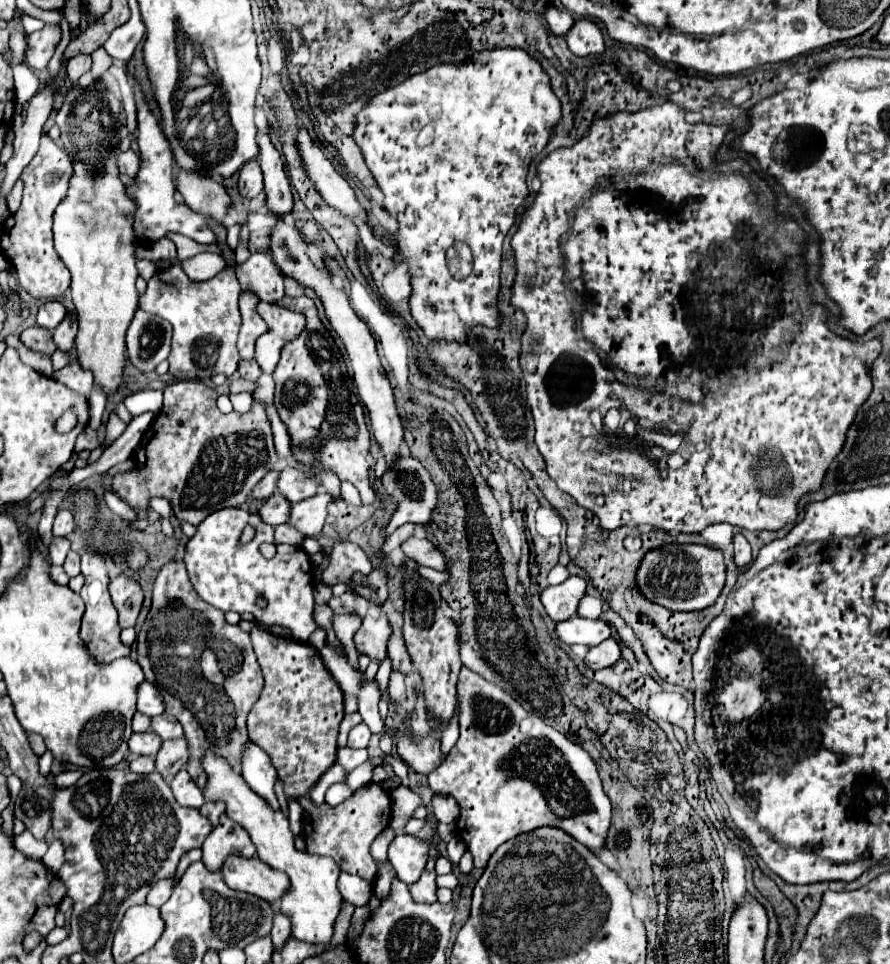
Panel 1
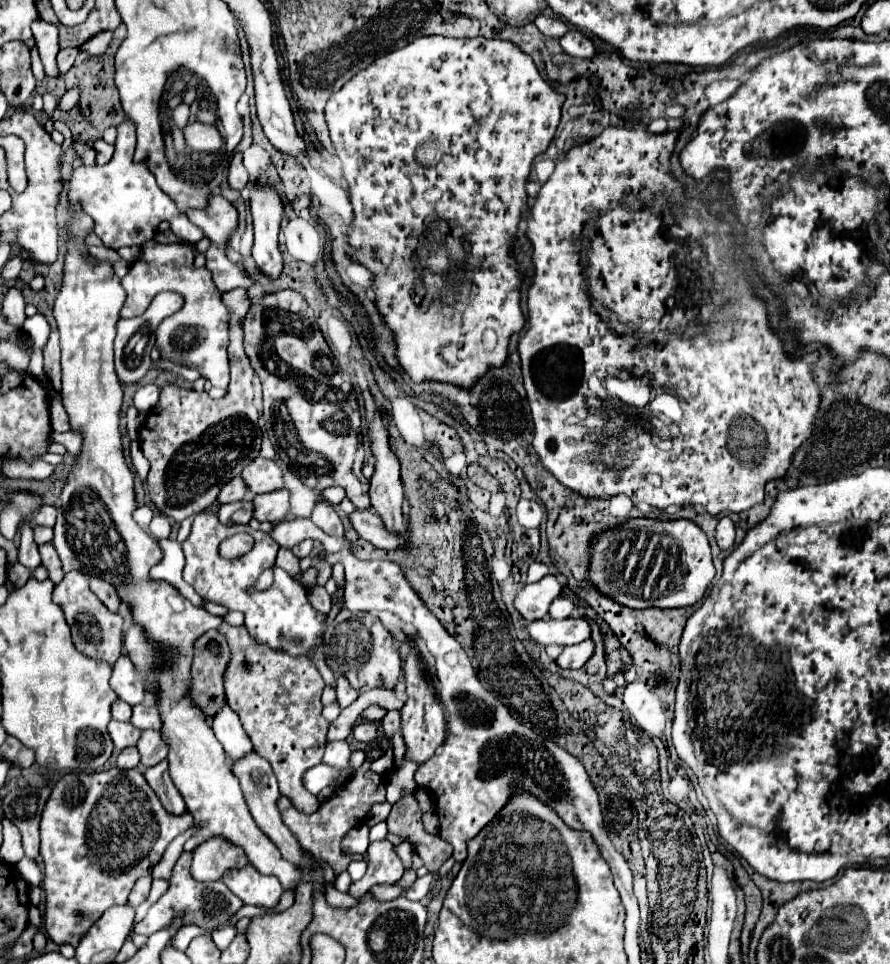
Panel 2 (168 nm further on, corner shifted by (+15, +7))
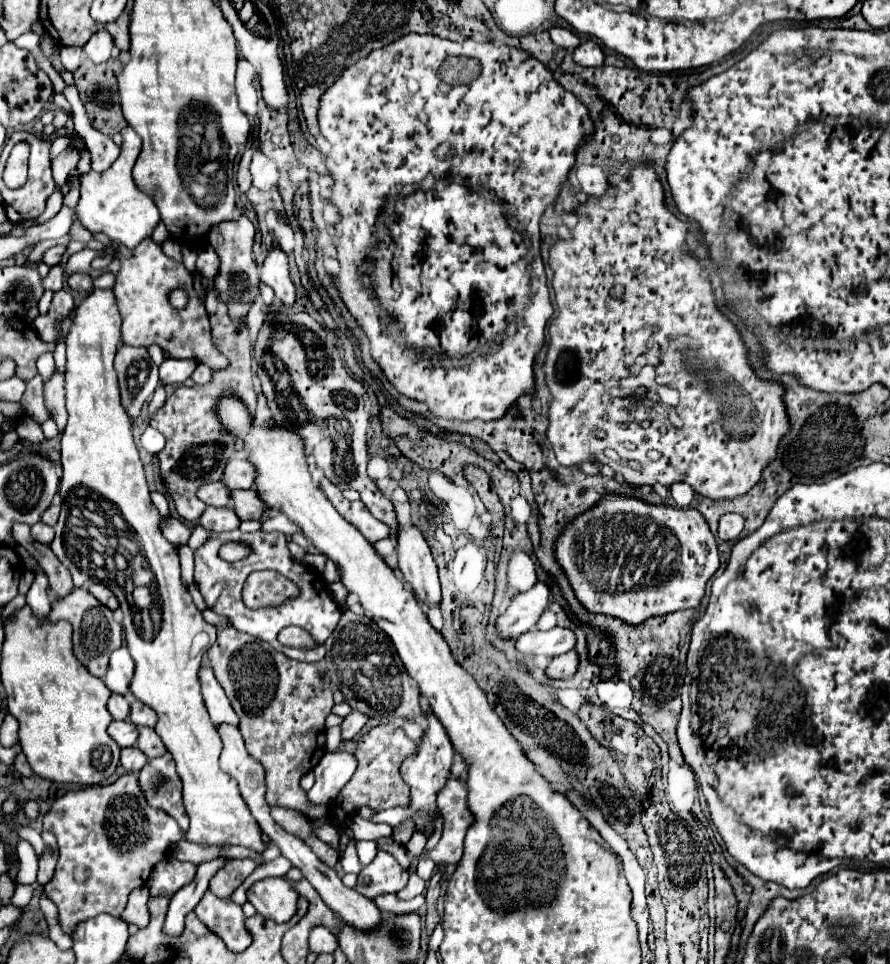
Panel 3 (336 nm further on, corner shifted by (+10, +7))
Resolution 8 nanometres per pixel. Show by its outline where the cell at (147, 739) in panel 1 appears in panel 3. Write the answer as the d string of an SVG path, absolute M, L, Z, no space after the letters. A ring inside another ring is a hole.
M130 720L112 722L112 724L108 726L108 734L118 742L120 748L126 748L126 746L134 746L134 744L136 744L138 728L136 728Z

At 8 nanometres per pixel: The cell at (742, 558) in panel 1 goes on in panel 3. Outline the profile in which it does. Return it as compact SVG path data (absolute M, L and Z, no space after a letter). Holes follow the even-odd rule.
M724 514L720 518L718 536L720 536L720 540L730 542L730 540L736 540L740 536L742 528L744 528L744 518L742 516L738 516L738 514Z

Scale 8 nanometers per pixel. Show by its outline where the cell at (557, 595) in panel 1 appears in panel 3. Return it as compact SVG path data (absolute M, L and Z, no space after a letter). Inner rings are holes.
M538 582L526 592L520 592L510 602L508 610L498 618L498 632L502 638L520 636L534 628L550 602L550 584Z

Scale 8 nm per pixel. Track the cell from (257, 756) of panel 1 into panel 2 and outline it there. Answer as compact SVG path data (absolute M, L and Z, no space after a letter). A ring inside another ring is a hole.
M223 704L215 712L211 728L231 760L235 760L237 756L245 756L245 752L253 750L251 740L239 722L239 716L229 708L229 704Z

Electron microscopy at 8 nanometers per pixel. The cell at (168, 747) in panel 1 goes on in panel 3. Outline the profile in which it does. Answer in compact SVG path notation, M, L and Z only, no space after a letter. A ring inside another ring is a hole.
M140 728L140 736L136 746L148 756L148 758L158 758L164 756L166 746L162 744L162 740L158 738L158 734L154 732L154 728Z

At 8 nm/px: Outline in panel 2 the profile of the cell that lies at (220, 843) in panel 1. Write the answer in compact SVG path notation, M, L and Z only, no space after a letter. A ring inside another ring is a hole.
M207 840L193 852L191 874L199 882L215 882L231 868L243 868L247 864L245 852L225 844L223 840Z

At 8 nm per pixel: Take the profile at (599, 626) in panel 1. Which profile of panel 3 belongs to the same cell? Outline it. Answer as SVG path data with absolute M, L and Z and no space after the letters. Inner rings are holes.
M554 626L550 630L530 630L516 640L516 650L526 656L560 656L576 646L576 636L568 628Z

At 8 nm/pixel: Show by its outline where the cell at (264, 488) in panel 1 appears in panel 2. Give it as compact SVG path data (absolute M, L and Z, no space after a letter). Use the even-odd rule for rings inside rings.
M237 476L237 478L229 480L227 484L223 484L223 488L217 496L217 502L227 504L227 502L239 502L243 498L245 498L245 482Z

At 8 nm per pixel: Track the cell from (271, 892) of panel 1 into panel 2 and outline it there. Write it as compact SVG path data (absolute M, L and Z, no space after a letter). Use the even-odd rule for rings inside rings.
M253 866L227 872L221 878L235 896L245 900L245 904L275 908L279 904L283 886L275 876L263 876Z

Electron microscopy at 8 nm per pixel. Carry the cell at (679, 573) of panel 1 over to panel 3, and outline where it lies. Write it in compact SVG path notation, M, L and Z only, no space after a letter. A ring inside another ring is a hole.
M606 496L596 508L584 512L566 526L556 540L556 560L568 574L576 598L590 612L604 612L630 624L640 624L646 618L670 614L674 610L700 606L706 582L720 568L714 536L698 510L652 506L624 496Z

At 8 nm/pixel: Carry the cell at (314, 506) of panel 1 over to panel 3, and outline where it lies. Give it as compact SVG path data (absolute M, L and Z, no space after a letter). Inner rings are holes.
M234 490L232 492L232 508L242 520L260 520L260 516L266 512L266 504L262 504L262 498L258 496L258 490Z

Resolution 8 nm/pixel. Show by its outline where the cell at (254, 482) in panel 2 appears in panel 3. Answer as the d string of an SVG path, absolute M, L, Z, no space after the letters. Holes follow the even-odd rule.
M244 458L230 460L226 470L224 470L224 482L230 490L236 490L236 488L250 490L250 488L254 488L256 476L258 476L258 472L256 472L254 464L250 464L250 460L244 460Z

